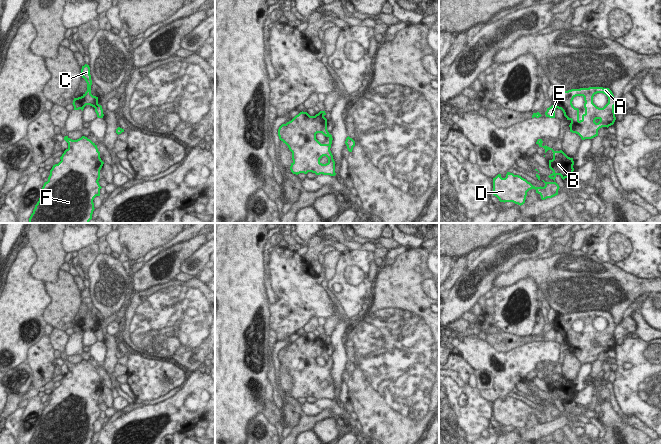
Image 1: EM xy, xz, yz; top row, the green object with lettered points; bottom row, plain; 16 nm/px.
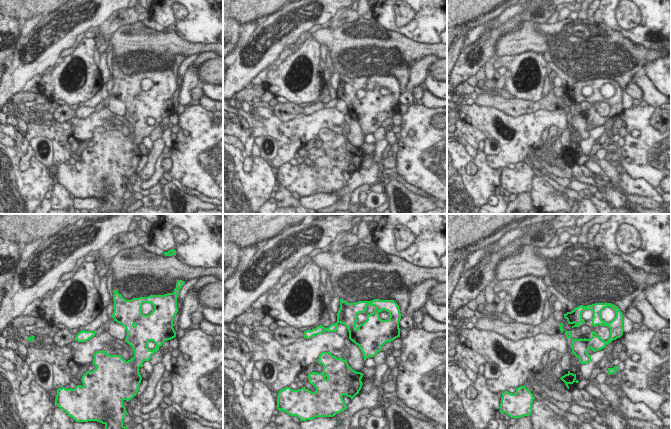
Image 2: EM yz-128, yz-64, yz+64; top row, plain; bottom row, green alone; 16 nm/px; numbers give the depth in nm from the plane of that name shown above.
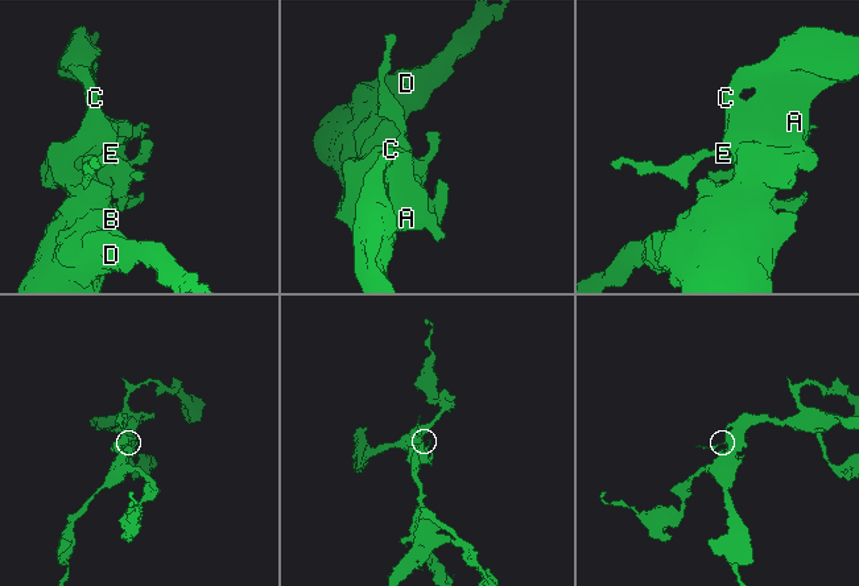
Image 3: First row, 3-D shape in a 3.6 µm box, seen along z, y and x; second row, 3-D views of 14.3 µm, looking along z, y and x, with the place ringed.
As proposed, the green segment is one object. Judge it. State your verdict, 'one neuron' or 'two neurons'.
two neurons

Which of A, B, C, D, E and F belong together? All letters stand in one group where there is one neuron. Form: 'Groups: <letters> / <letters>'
Groups: A B C D F / E

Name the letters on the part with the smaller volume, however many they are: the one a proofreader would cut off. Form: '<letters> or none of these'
E

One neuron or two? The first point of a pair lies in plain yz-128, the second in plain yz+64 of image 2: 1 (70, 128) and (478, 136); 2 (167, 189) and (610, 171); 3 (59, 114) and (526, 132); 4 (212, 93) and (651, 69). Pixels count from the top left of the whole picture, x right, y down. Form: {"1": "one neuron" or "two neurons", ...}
{"1": "two neurons", "2": "one neuron", "3": "two neurons", "4": "one neuron"}

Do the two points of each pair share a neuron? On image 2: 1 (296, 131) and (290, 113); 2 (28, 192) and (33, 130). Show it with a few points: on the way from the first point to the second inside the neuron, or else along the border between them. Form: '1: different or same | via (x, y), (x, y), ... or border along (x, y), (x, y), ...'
1: different | border along (273, 111), (283, 121), (292, 120), (303, 112)
2: different | border along (26, 133), (26, 138), (29, 141)

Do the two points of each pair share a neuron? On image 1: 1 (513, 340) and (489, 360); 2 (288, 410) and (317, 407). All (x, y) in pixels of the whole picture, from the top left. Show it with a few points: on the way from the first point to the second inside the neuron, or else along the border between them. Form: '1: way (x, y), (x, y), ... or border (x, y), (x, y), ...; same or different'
1: border (479, 338), (499, 351), (522, 346); different
2: border (301, 404), (303, 414); different

